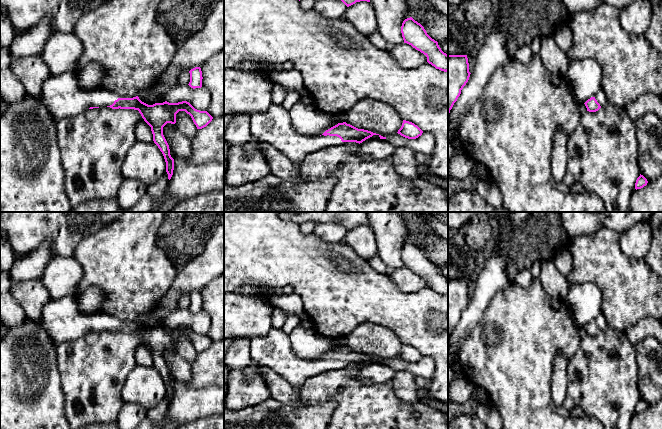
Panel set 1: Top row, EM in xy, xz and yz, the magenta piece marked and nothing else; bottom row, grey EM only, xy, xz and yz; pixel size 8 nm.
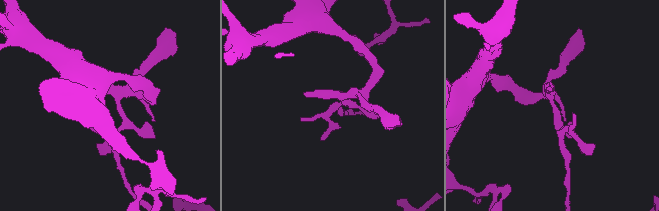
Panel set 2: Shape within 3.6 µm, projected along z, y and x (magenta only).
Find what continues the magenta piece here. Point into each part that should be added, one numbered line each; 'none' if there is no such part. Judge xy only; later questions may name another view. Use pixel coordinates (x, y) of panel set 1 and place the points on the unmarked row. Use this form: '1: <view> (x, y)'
1: xy (62, 320)

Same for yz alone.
1: yz (601, 322)

